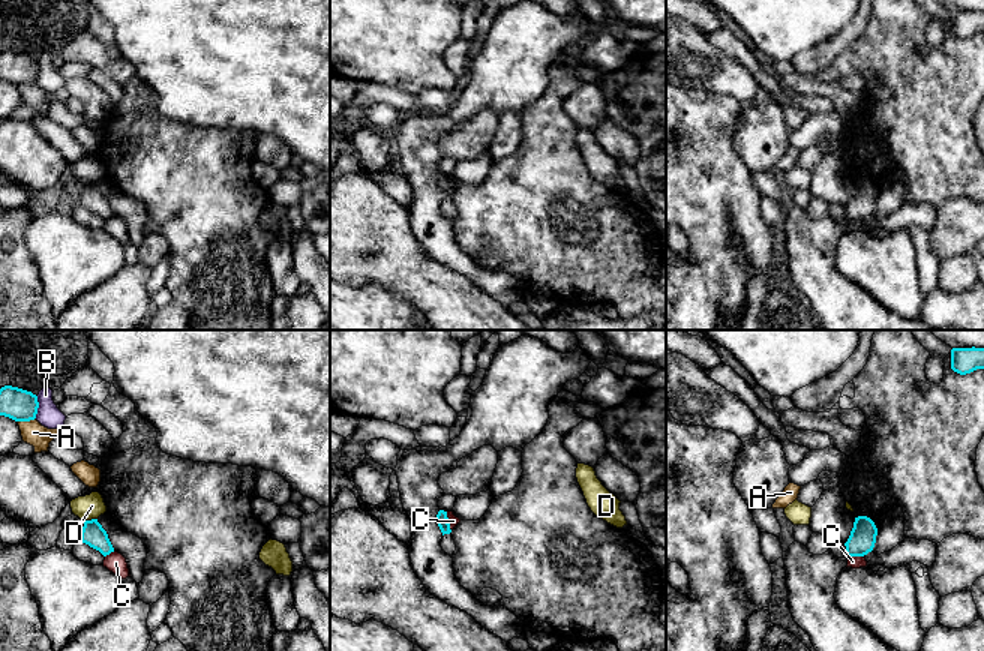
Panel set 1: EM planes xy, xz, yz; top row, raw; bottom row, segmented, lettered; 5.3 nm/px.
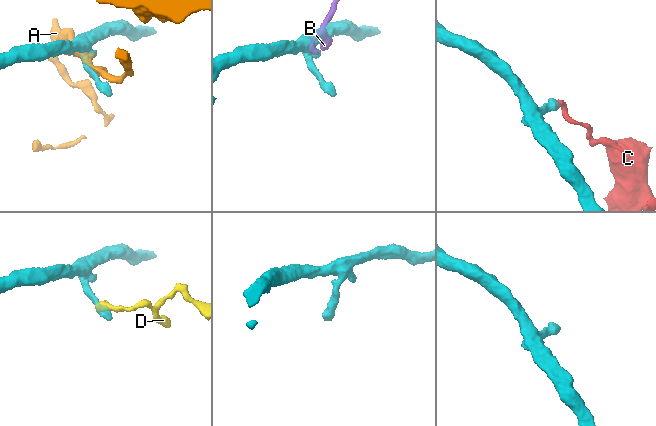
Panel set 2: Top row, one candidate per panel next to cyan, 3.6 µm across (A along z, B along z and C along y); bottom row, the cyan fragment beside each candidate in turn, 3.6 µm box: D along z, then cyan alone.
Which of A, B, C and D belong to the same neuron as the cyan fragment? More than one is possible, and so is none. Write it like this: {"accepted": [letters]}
{"accepted": []}

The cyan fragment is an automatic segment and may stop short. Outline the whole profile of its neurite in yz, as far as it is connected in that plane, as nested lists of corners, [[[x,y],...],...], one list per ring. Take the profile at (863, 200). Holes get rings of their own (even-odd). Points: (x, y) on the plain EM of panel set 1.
[[[867,180],[855,182],[854,192],[846,210],[848,220],[864,220],[873,214],[876,207],[878,192],[874,186]]]

